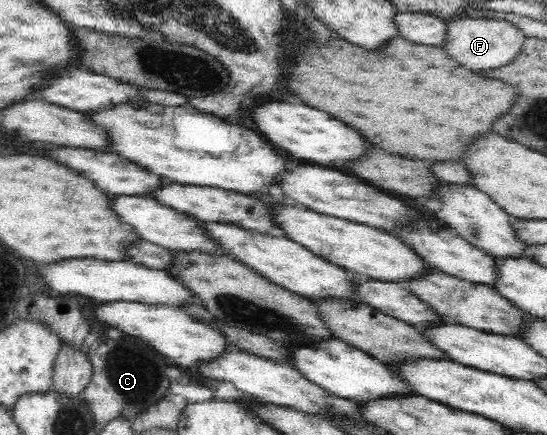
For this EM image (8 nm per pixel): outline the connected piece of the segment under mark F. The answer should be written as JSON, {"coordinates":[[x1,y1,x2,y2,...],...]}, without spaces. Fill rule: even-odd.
{"coordinates":[[466,16,446,22,446,38,442,49,459,64,471,71,498,69,506,66,517,56,526,40,526,34,512,22,502,18]]}

